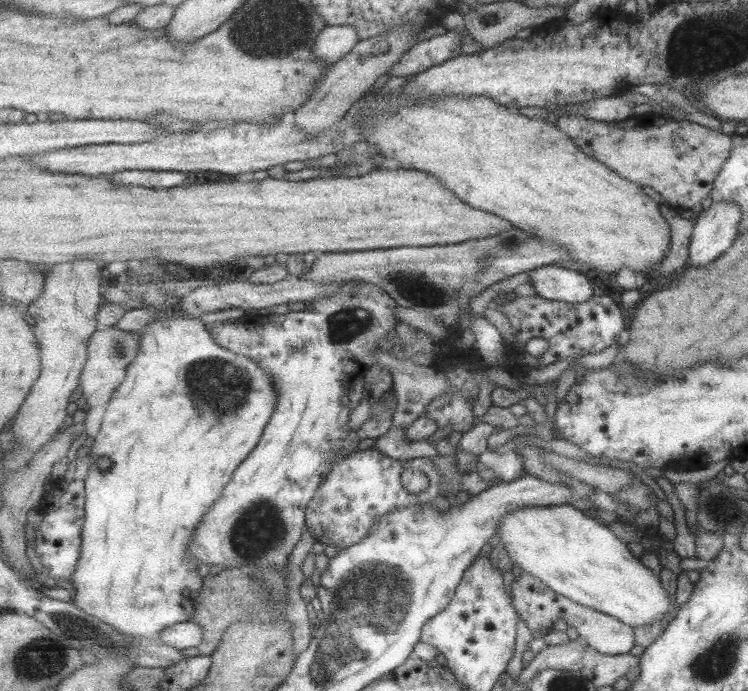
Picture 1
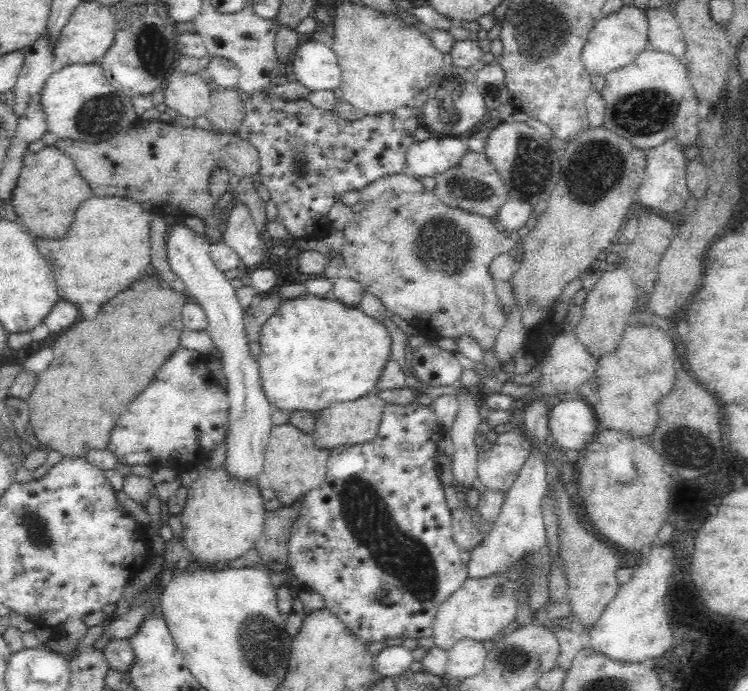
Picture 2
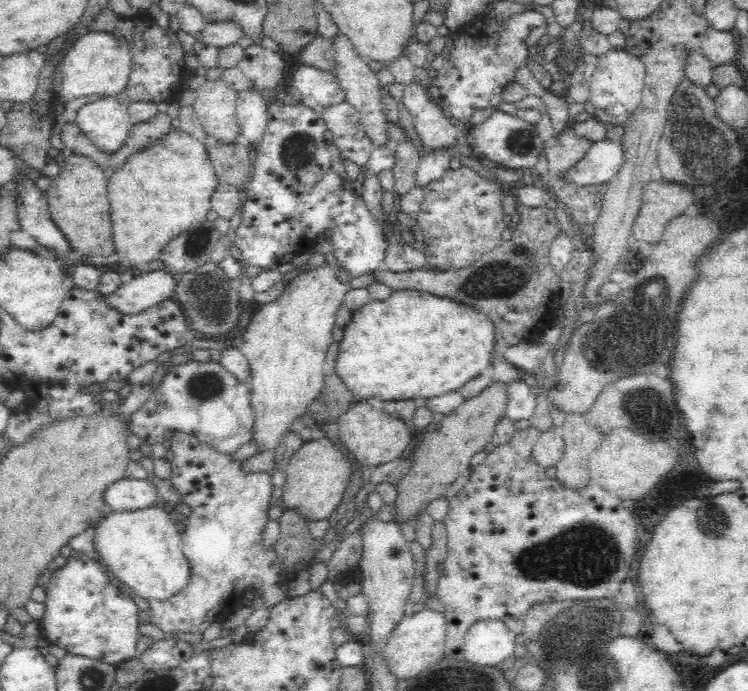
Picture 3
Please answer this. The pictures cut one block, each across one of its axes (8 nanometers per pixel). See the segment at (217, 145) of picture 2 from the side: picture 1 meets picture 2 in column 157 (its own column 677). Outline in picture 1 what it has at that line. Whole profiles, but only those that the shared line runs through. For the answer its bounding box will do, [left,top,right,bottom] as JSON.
[554,113,732,210]

